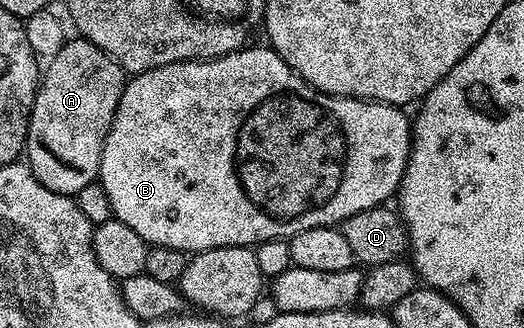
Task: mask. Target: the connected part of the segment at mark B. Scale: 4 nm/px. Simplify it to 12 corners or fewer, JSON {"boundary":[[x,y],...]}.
{"boundary":[[263,43],[124,84],[97,180],[188,255],[398,194],[412,118]]}

